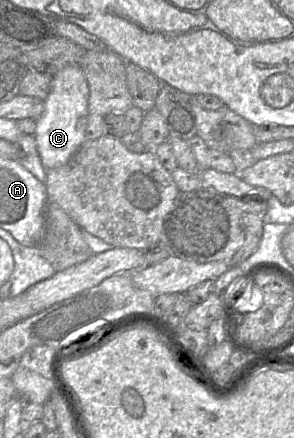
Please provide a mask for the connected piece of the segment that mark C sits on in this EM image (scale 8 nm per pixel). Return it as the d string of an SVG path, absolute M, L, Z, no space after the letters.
M80 64L69 65L53 76L44 111L37 120L35 141L45 169L66 164L85 141L89 118L89 86Z

